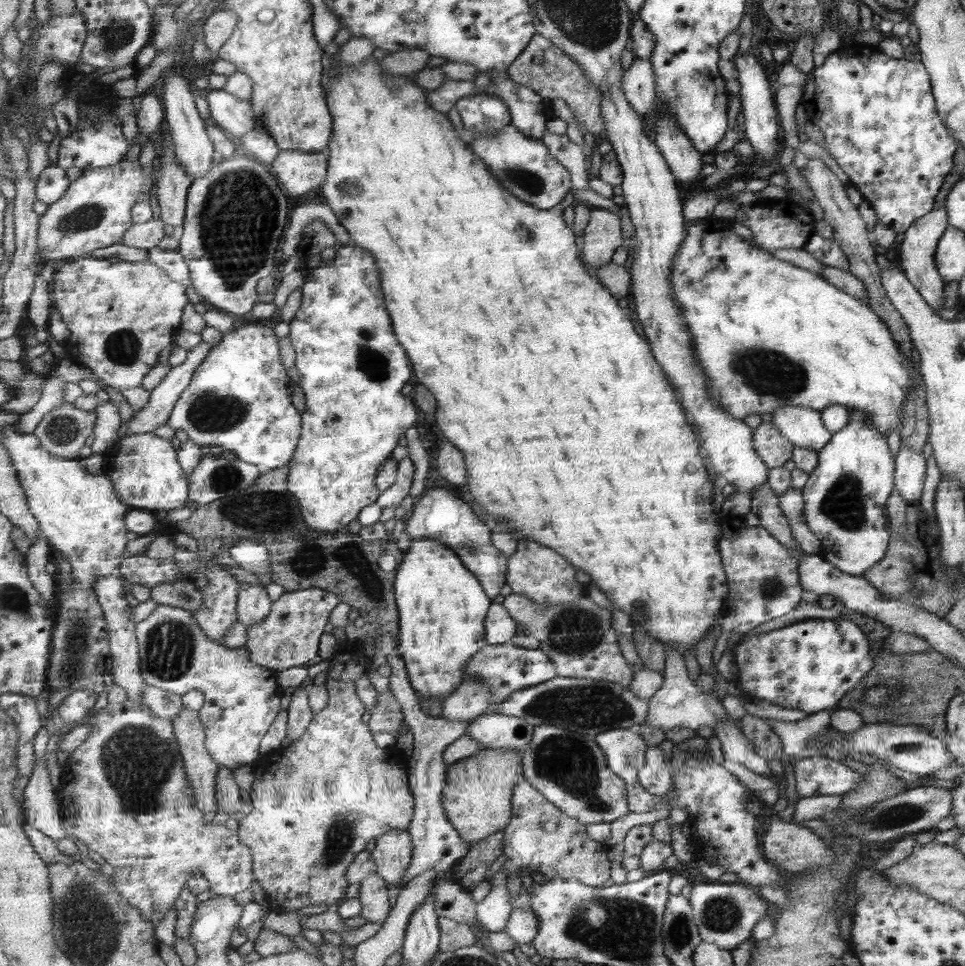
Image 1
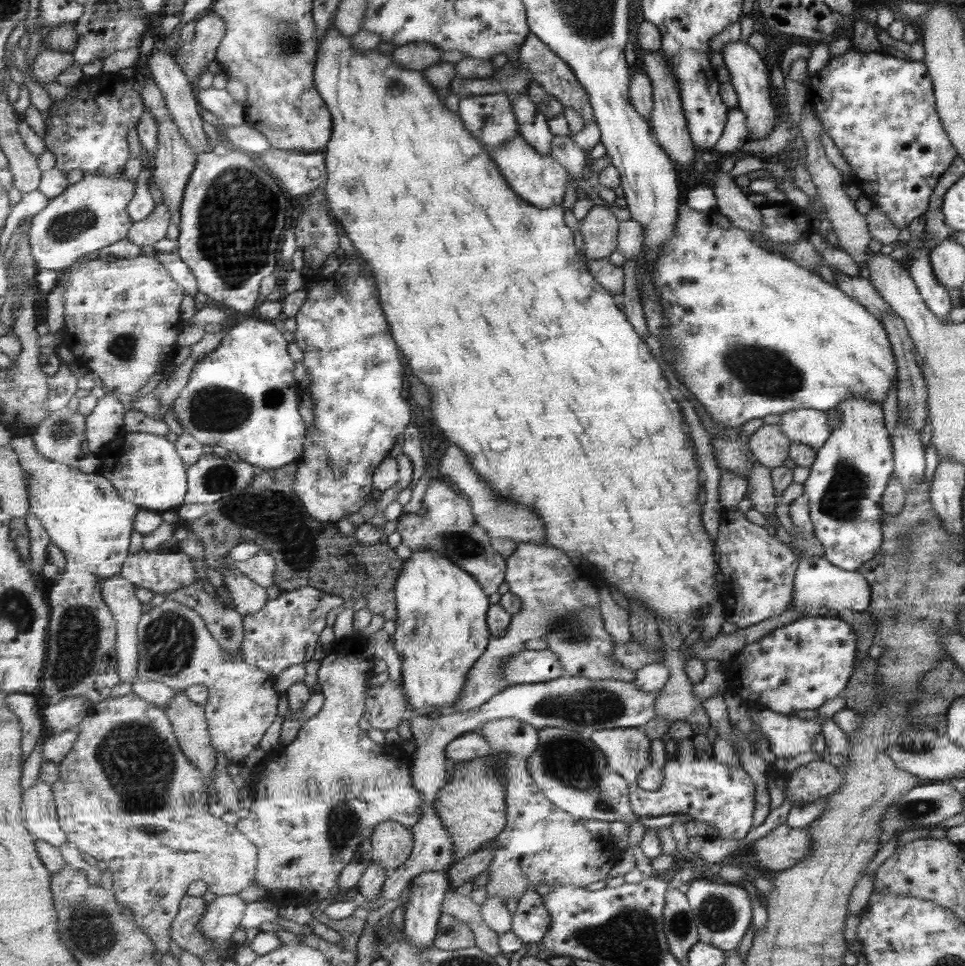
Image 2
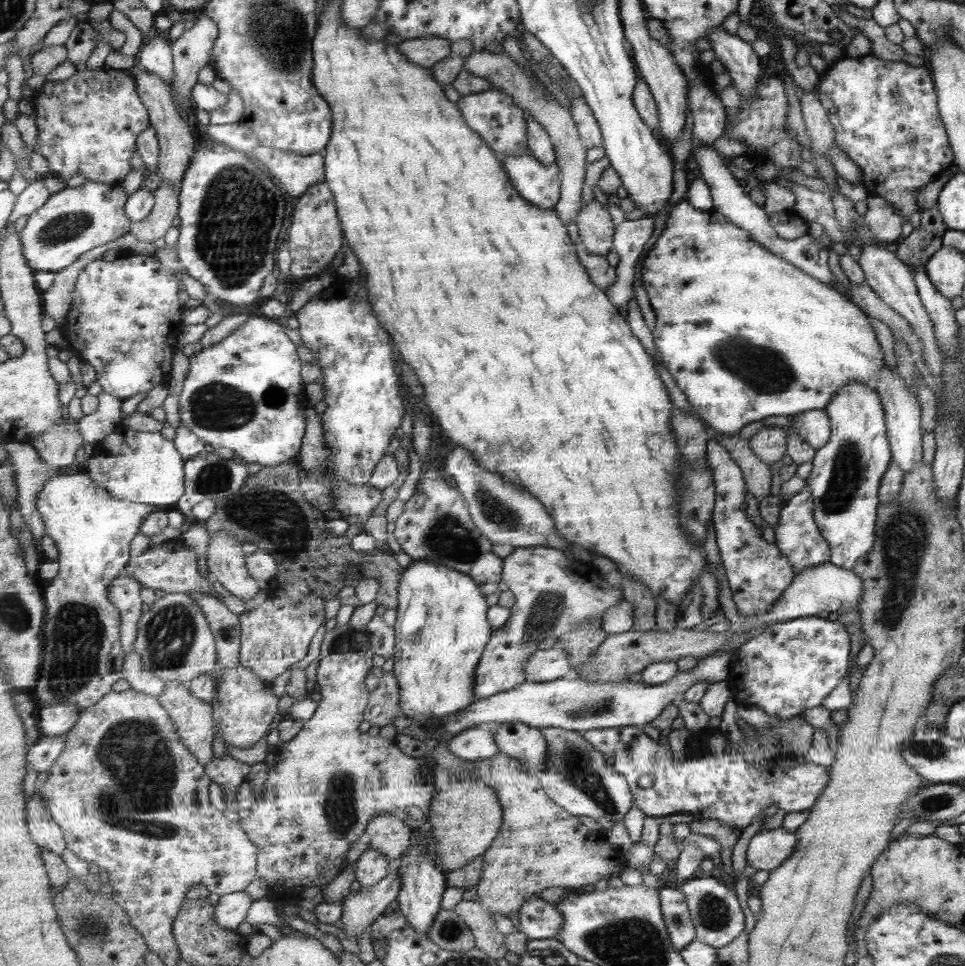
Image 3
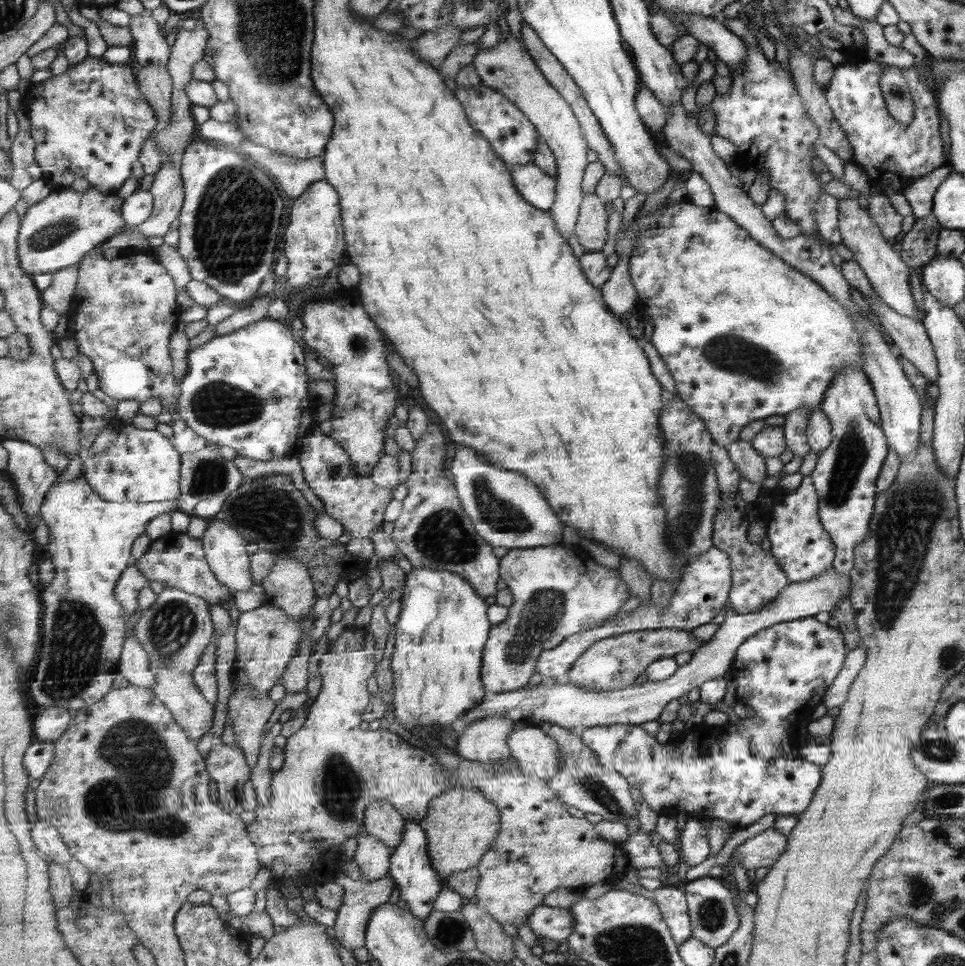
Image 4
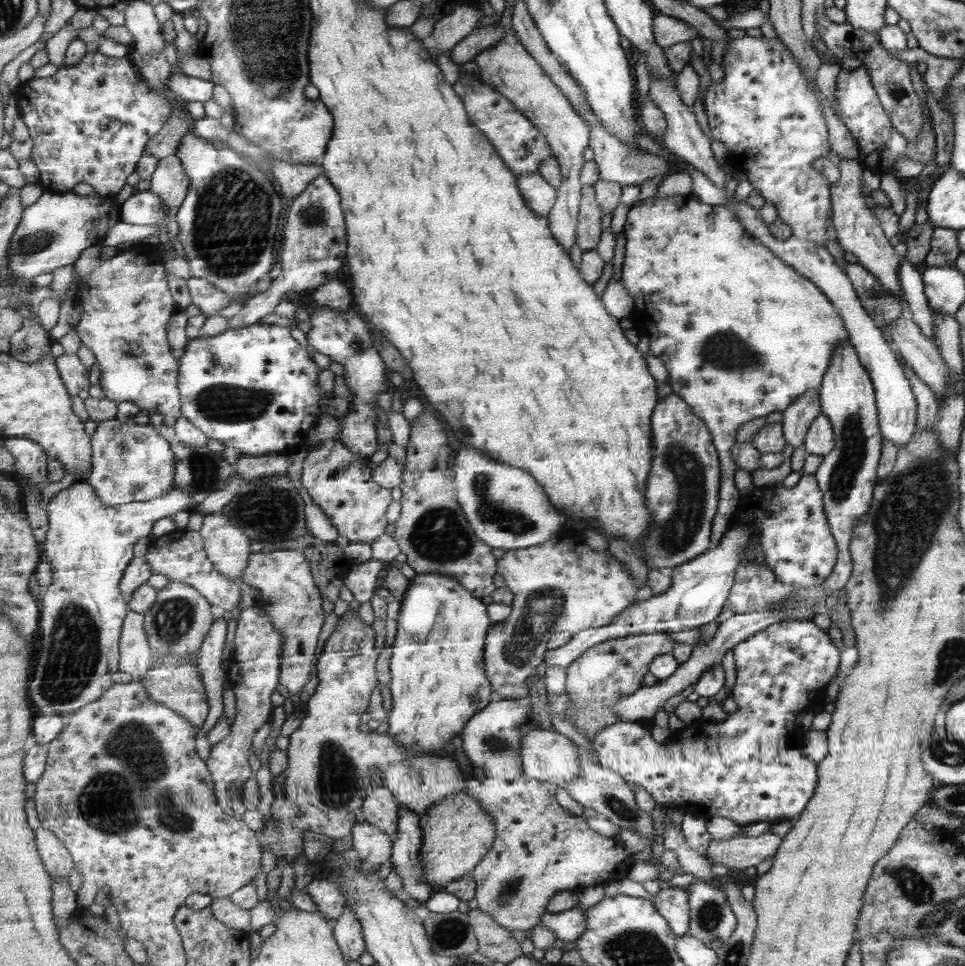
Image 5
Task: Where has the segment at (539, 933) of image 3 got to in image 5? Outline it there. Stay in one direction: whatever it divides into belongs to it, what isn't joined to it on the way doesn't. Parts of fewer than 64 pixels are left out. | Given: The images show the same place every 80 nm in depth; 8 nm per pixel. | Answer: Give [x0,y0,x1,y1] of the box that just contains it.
[542,906,588,942]

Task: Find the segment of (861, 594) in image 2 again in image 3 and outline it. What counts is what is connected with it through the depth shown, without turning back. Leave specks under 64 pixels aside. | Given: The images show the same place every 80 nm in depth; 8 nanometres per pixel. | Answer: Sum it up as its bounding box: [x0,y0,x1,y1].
[702,520,861,634]

